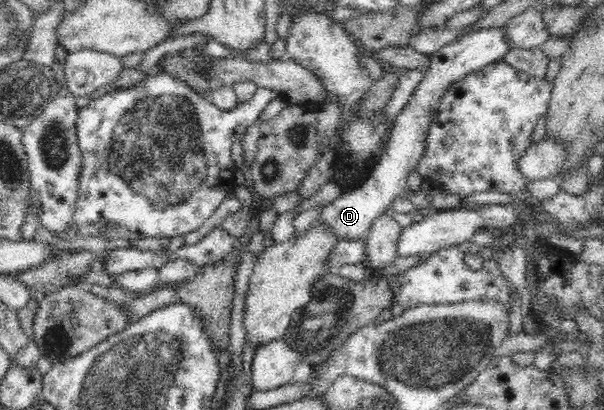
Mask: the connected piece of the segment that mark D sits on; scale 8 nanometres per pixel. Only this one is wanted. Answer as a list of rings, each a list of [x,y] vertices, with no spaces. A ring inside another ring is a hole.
[[[506,26],[474,31],[429,56],[430,68],[395,120],[389,136],[390,144],[378,164],[364,178],[360,186],[355,186],[347,193],[343,192],[334,199],[334,202],[325,205],[317,216],[319,222],[327,224],[333,230],[338,240],[365,239],[376,218],[384,215],[391,208],[392,202],[407,192],[408,176],[424,157],[428,128],[432,122],[432,114],[440,104],[440,98],[452,84],[466,79],[466,76],[485,68],[487,64],[502,60],[510,52],[504,28]]]

